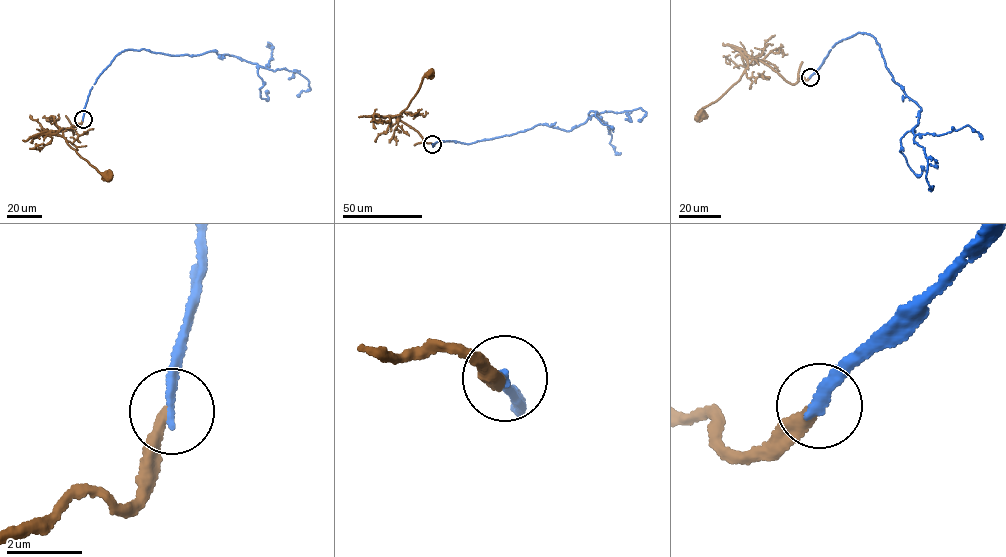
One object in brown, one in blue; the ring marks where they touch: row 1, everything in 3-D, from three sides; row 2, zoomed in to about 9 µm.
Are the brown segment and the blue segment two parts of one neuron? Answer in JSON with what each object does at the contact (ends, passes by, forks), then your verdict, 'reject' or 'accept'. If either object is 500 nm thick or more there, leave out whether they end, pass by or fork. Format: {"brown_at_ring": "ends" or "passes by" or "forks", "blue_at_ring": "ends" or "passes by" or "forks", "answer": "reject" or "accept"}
{"brown_at_ring": "ends", "blue_at_ring": "ends", "answer": "reject"}

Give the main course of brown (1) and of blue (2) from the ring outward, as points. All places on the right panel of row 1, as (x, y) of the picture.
1: (810, 77), (800, 76), (791, 84), (745, 53), (748, 64), (738, 81), (703, 107), (700, 116)
2: (810, 77), (837, 43), (858, 33), (874, 37), (893, 80), (921, 109), (914, 143), (927, 157), (929, 188)

